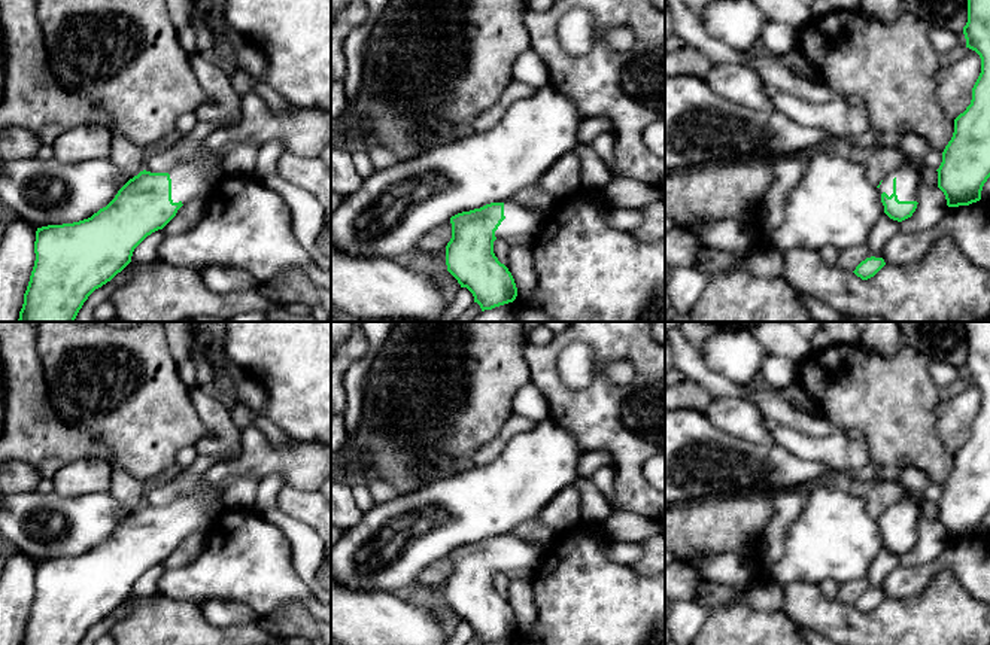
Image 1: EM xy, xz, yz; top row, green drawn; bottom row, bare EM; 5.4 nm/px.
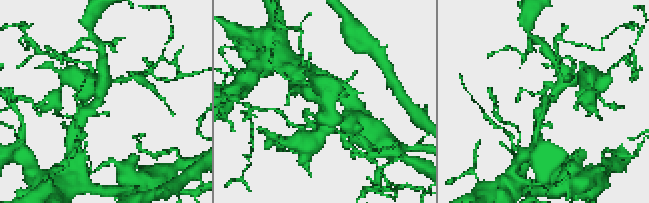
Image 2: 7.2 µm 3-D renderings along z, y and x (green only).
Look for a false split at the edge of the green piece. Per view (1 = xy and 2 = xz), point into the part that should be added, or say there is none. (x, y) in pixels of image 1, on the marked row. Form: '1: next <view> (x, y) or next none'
1: next xy (306, 131)
2: next xz (521, 225)

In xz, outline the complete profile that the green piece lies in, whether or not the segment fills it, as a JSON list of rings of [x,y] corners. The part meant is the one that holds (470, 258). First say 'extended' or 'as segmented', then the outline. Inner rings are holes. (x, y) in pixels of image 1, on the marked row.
extended; [[[508,200],[450,217],[452,238],[446,246],[447,271],[467,287],[485,310],[513,302],[517,287],[508,268],[494,253],[494,241],[532,246],[543,215]]]

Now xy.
extended; [[[255,92],[240,95],[240,121],[210,133],[203,140],[206,150],[198,159],[183,161],[168,173],[143,170],[91,217],[37,228],[36,261],[18,322],[75,322],[88,296],[131,262],[134,249],[148,235],[163,229],[185,203],[207,195],[212,171],[222,165],[231,146],[240,142],[256,142],[262,146],[273,140],[280,142],[285,152],[319,158],[331,144],[331,112],[318,107],[277,112]]]

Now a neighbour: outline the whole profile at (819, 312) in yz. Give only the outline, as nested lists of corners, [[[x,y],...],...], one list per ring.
[[[798,292],[814,322],[845,322],[853,317],[841,314],[817,298]]]

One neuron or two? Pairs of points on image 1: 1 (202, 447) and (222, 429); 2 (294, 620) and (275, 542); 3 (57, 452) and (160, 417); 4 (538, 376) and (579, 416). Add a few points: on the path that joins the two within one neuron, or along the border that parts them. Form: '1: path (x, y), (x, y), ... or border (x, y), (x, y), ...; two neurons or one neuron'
1: path (207, 444), (218, 435); one neuron
2: border (258, 618), (288, 602), (297, 602), (315, 621); two neurons
3: border (64, 422), (96, 438), (118, 465); two neurons
4: path (549, 386), (568, 405); one neuron

